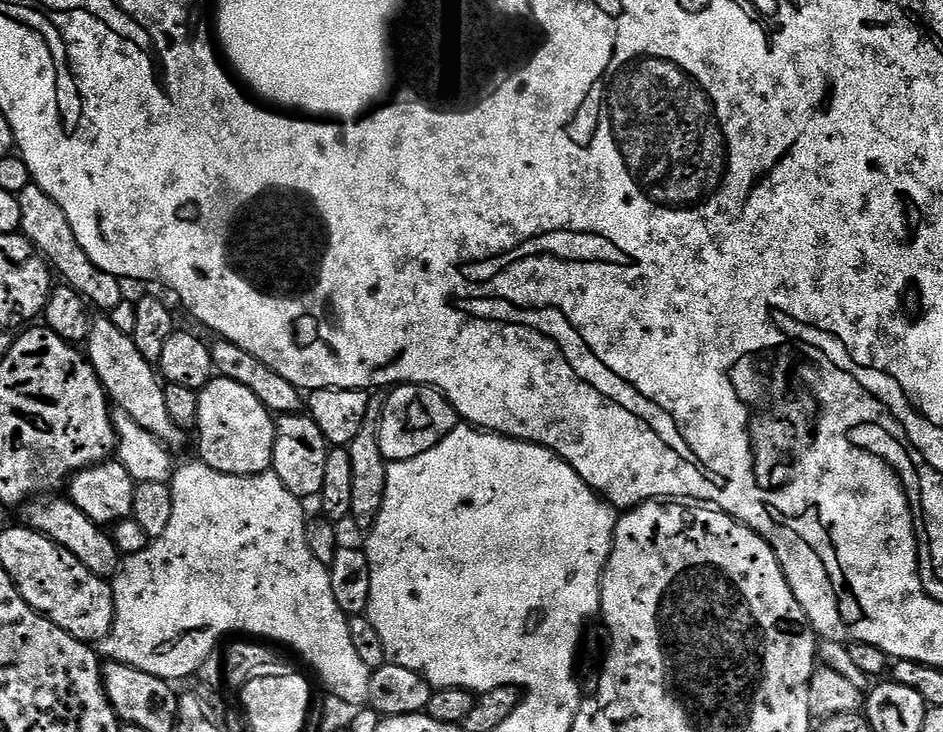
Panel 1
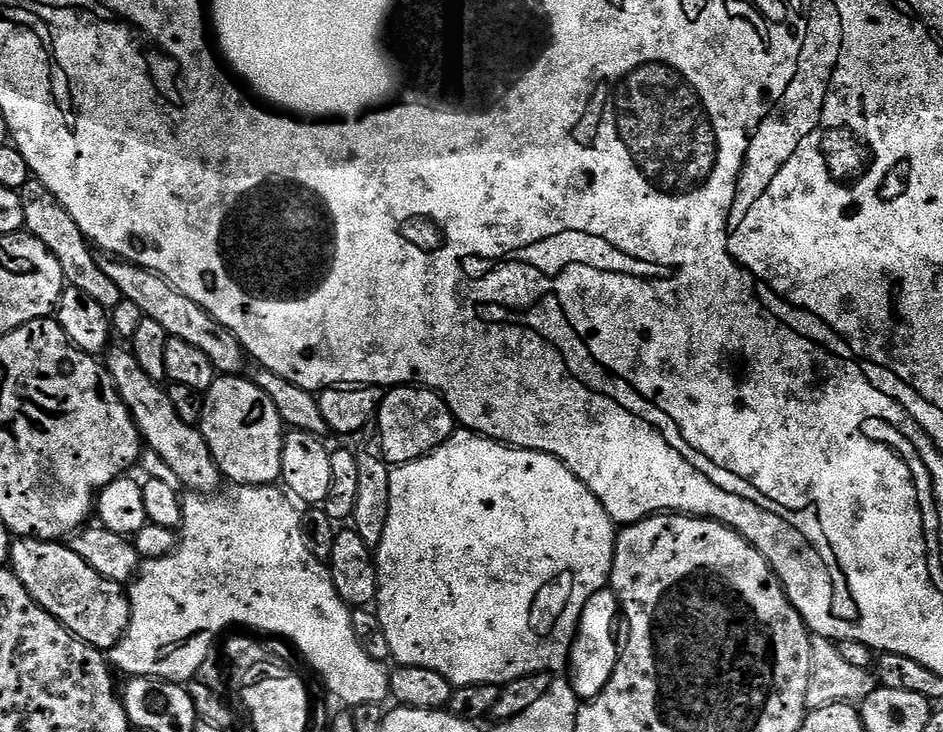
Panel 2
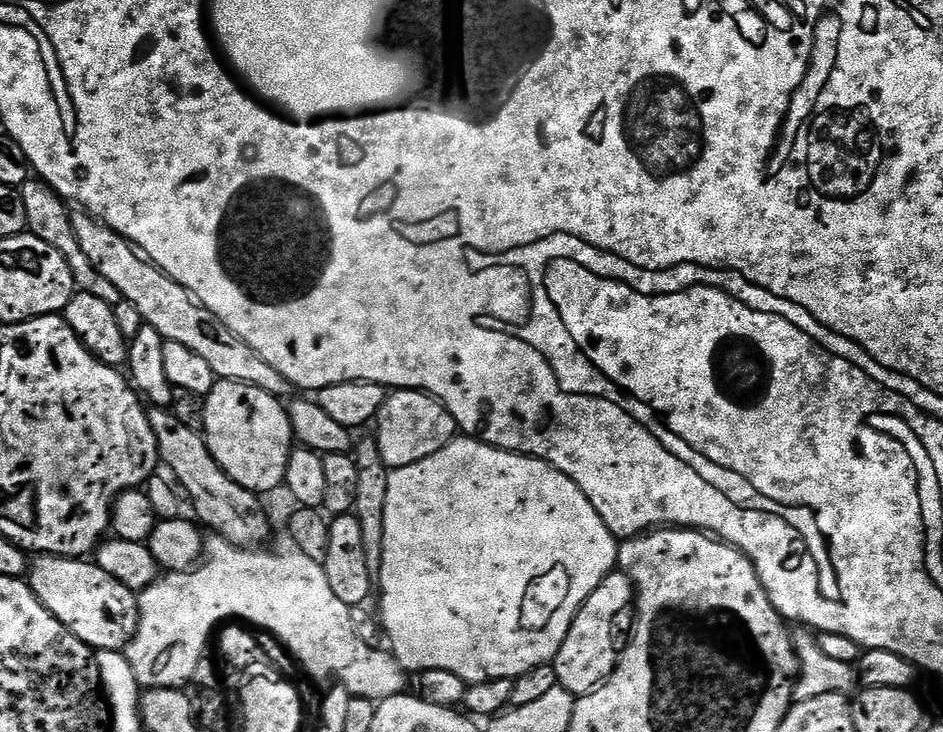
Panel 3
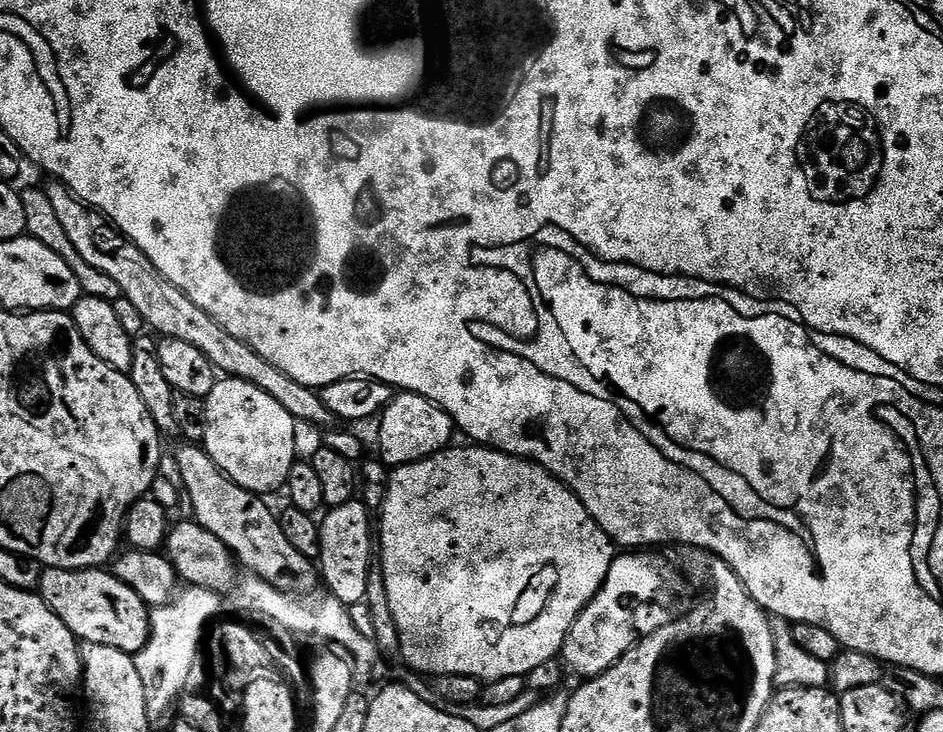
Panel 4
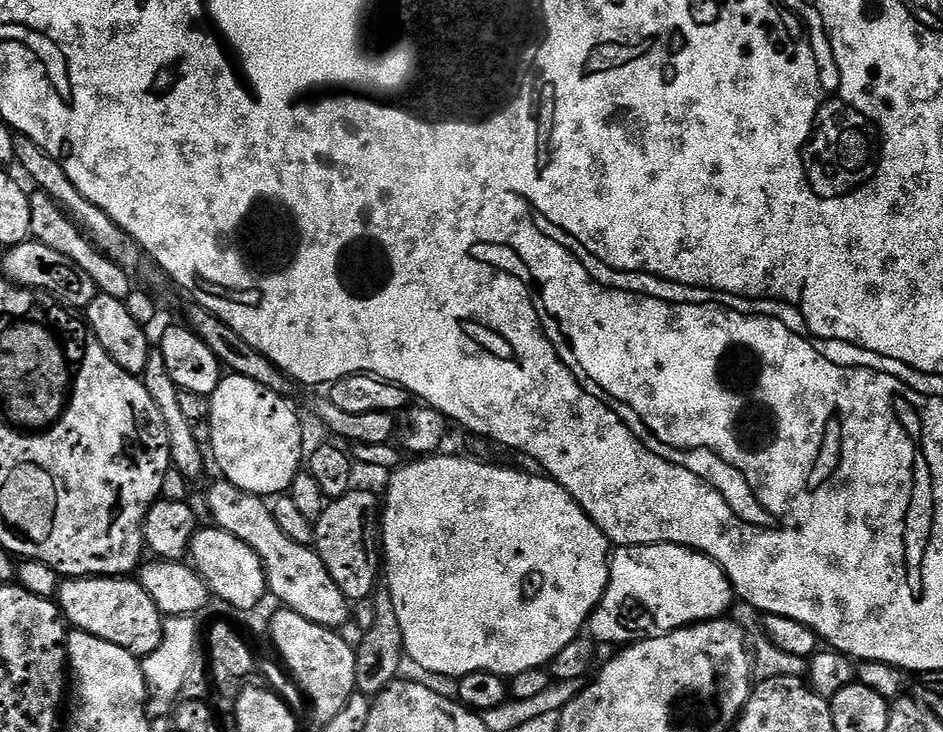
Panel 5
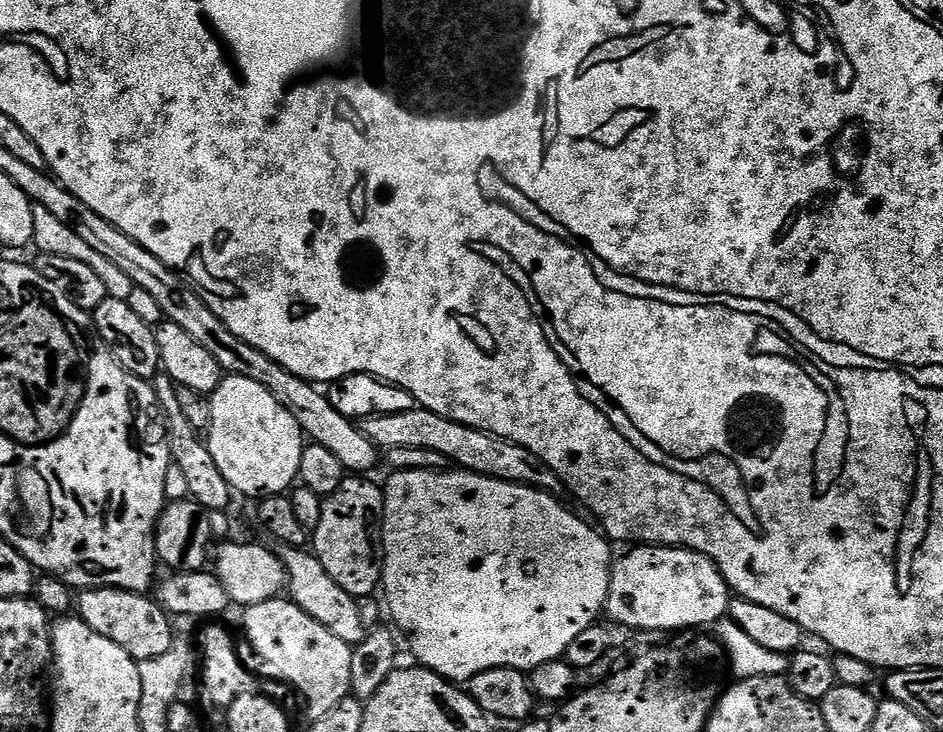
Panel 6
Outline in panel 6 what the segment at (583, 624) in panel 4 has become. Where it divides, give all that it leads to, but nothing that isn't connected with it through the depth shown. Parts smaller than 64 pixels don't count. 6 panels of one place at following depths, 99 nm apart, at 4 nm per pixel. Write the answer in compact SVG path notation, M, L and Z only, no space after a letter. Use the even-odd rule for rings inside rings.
M641 545L633 549L622 558L617 557L612 566L605 613L616 623L635 631L666 632L704 624L710 626L727 615L732 591L708 556L689 548L673 548L672 545Z

